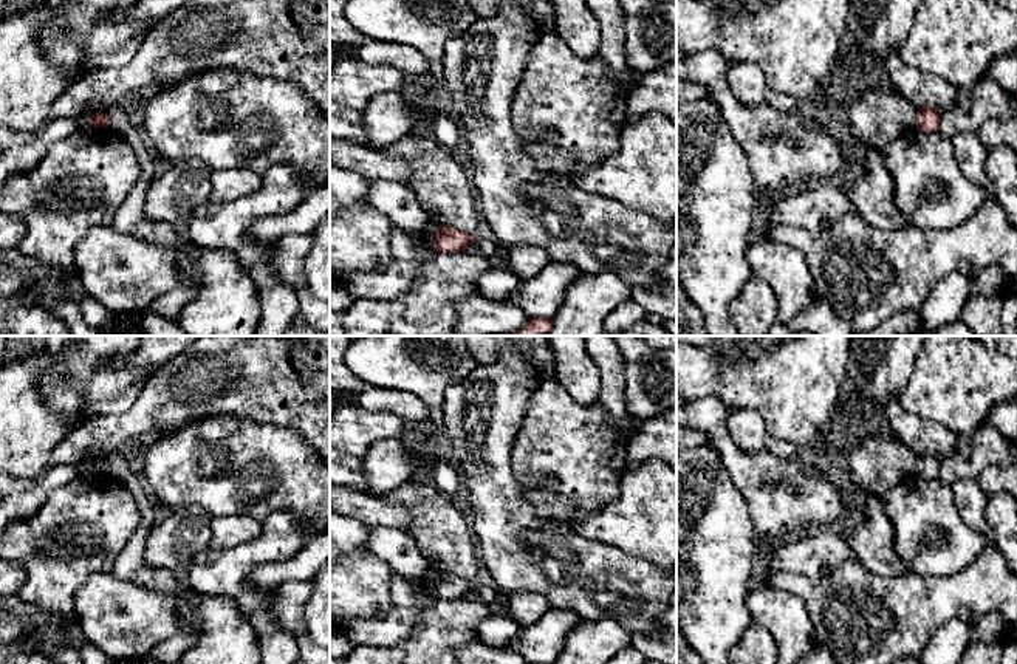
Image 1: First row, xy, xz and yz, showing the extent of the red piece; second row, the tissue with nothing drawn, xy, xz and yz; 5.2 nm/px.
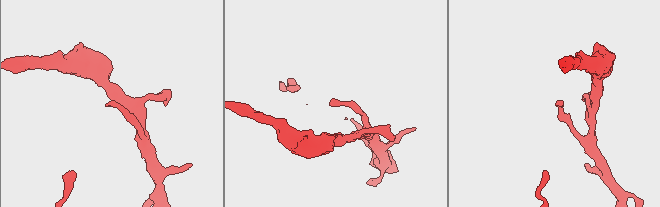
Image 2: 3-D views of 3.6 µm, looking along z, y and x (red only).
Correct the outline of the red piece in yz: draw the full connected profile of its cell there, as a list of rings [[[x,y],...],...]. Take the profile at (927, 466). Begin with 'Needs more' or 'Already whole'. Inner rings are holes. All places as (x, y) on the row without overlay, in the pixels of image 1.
Already whole. [[[921,455],[916,461],[916,475],[926,480],[933,480],[938,477],[940,458],[933,455]]]

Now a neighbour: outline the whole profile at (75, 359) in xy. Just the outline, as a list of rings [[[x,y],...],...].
[[[46,336],[40,348],[51,364],[39,376],[42,401],[59,416],[80,424],[84,393],[96,370],[108,359],[125,359],[138,347],[141,336]]]

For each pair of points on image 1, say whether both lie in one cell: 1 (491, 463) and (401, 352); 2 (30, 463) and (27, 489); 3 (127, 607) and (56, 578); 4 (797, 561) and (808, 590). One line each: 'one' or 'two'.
1: two
2: two
3: two
4: two

